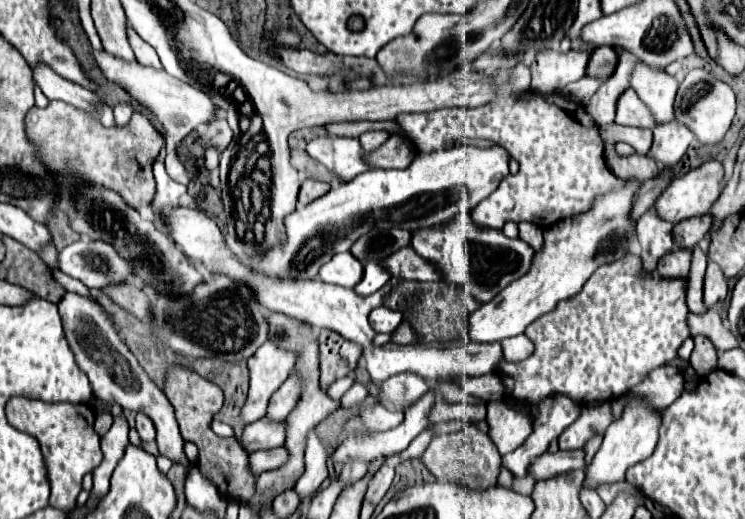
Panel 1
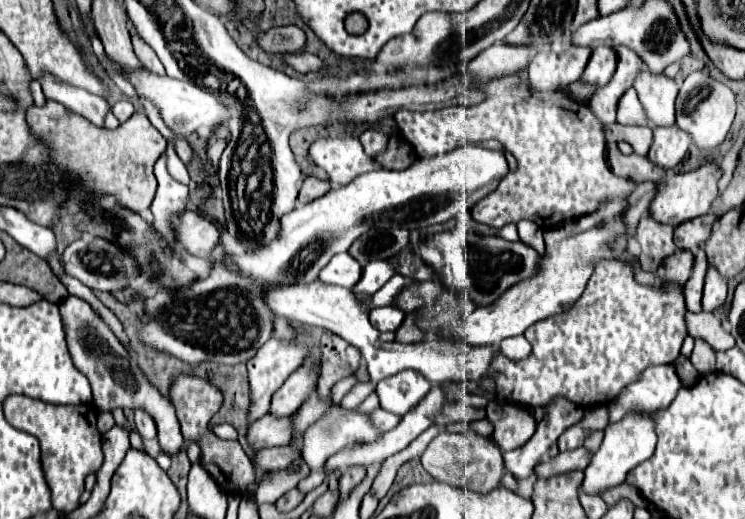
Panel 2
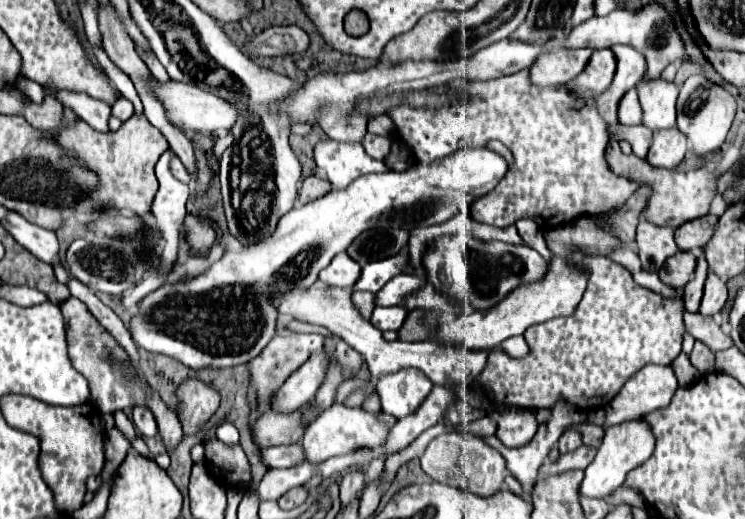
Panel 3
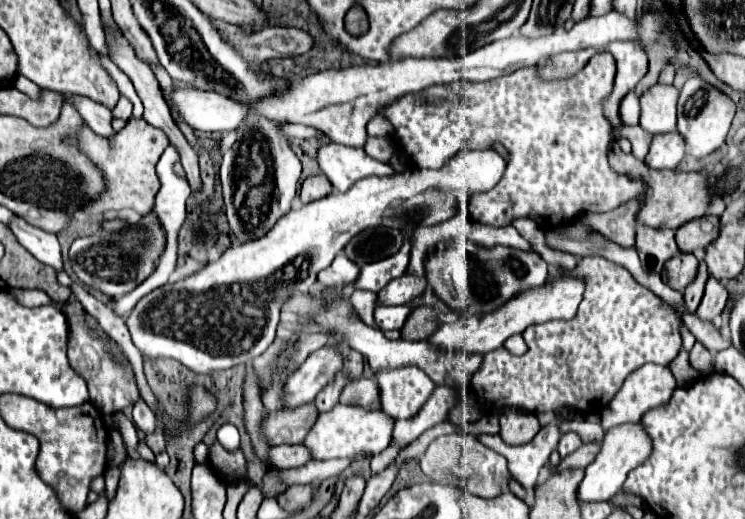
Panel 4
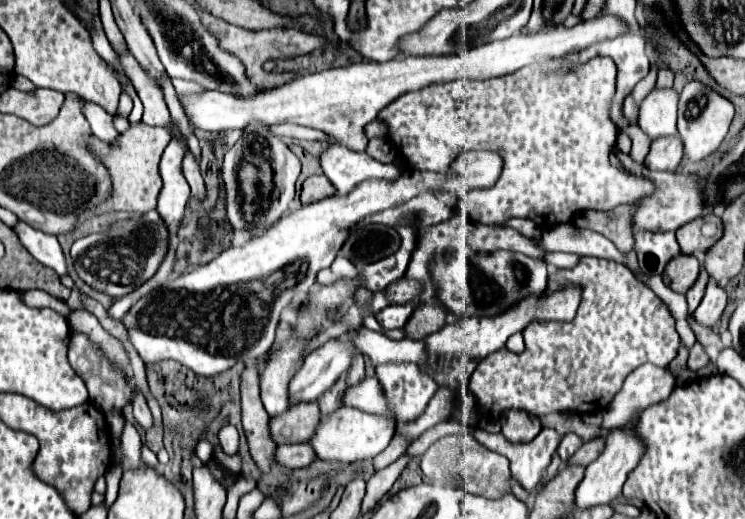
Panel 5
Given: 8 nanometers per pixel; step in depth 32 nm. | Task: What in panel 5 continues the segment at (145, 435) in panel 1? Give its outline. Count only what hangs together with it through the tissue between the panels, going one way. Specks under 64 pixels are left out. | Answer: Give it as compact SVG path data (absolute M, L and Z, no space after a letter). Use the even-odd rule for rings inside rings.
M136 392L134 402L131 402L133 408L133 416L136 422L141 425L145 430L151 428L154 424L153 417L142 392Z

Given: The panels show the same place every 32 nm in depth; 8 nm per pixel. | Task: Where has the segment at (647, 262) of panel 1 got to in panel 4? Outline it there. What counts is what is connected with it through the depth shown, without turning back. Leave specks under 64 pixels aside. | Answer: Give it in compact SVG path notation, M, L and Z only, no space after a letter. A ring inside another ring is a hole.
M640 224L636 230L636 250L646 272L660 274L664 262L676 256L680 250L674 240L674 230L650 228Z

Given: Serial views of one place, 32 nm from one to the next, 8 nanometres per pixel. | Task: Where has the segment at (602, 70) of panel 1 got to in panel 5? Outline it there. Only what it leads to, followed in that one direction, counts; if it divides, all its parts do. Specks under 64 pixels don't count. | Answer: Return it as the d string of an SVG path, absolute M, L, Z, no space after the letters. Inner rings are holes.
M596 56L596 58L592 58L590 62L586 62L582 66L568 66L566 62L560 62L560 60L548 60L548 62L540 62L540 64L534 64L534 66L520 68L520 70L516 70L512 74L506 74L506 76L500 76L500 78L490 78L490 80L482 80L482 82L476 82L476 80L454 80L454 82L446 82L446 84L432 84L432 86L426 86L426 88L416 90L416 92L408 92L404 96L400 96L398 100L394 100L392 104L388 104L378 114L378 118L388 124L390 140L400 144L400 150L402 150L406 162L410 162L410 166L414 170L446 172L450 168L450 162L456 160L456 156L462 150L492 150L492 152L498 152L504 158L504 170L502 170L500 180L494 184L494 188L472 190L466 196L468 216L474 222L490 224L490 226L502 226L510 218L530 218L530 220L536 222L538 228L552 228L556 224L570 222L570 218L574 214L578 214L580 210L600 210L600 212L606 212L606 210L612 210L612 208L616 208L620 204L638 204L642 198L646 198L646 196L650 196L654 192L654 184L650 180L636 178L632 174L620 172L608 160L608 156L610 156L610 152L612 152L612 148L616 144L616 132L618 132L616 126L612 126L612 120L608 116L608 104L612 100L612 92L614 90L616 90L616 64L608 56Z

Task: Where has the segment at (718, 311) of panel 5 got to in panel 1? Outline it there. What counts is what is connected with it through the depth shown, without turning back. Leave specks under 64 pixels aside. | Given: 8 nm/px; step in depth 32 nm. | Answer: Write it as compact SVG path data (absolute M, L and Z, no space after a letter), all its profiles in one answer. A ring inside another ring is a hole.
M708 262L708 270L704 276L704 302L706 302L706 306L712 306L712 304L724 300L726 294L728 294L726 276L716 266L716 262Z

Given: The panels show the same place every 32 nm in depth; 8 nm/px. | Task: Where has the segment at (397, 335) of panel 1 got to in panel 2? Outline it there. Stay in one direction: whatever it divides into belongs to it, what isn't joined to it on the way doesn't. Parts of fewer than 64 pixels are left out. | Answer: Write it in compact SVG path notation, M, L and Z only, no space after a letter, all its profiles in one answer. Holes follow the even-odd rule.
M406 314L402 326L396 330L396 342L402 342L402 344L414 344L414 342L420 342L424 340L424 332L420 332L414 324L414 314Z

